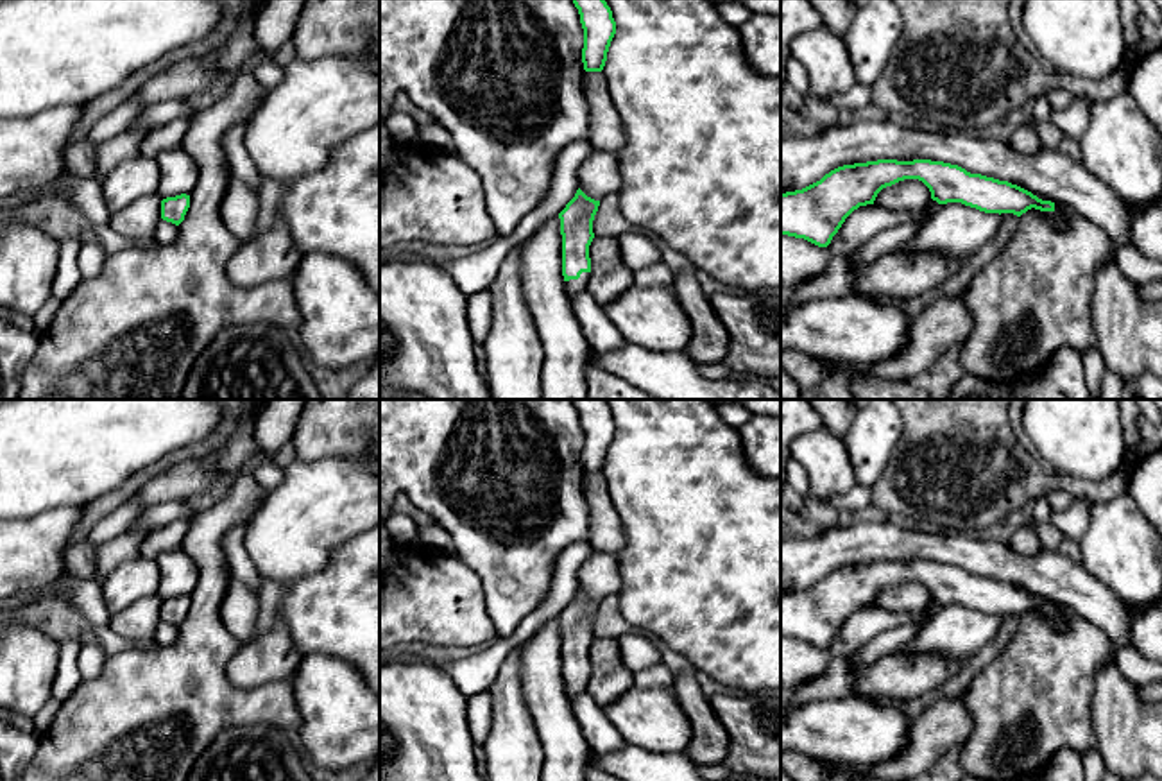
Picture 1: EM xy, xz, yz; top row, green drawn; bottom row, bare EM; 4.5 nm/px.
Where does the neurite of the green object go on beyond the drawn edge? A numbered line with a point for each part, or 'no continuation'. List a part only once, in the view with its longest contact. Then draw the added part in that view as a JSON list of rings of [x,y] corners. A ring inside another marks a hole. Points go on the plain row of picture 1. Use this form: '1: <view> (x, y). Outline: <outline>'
1: xz (573, 688). Outline: [[[582,674],[578,681],[566,682],[566,697],[573,706],[577,695],[587,688],[591,674]]]

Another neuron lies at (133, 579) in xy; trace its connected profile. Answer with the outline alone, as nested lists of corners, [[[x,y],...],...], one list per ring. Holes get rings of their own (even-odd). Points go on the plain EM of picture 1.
[[[136,557],[120,562],[104,580],[104,602],[115,614],[140,598],[158,595],[159,571],[154,559]]]

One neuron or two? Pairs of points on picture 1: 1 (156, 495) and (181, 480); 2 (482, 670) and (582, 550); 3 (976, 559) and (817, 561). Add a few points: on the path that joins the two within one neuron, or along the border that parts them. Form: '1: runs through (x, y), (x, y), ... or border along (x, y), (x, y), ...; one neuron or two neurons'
1: runs through (162, 489), (176, 484); one neuron
2: runs through (512, 642), (561, 595), (564, 581); one neuron
3: runs through (937, 547), (856, 545); one neuron

